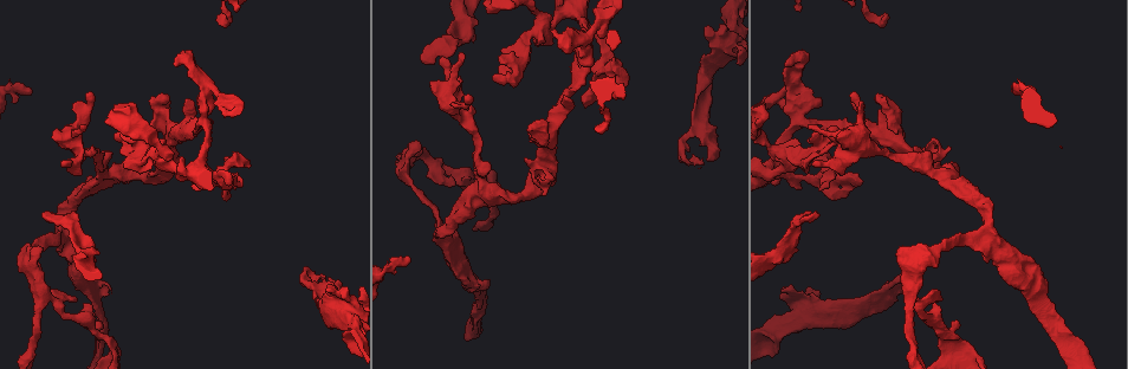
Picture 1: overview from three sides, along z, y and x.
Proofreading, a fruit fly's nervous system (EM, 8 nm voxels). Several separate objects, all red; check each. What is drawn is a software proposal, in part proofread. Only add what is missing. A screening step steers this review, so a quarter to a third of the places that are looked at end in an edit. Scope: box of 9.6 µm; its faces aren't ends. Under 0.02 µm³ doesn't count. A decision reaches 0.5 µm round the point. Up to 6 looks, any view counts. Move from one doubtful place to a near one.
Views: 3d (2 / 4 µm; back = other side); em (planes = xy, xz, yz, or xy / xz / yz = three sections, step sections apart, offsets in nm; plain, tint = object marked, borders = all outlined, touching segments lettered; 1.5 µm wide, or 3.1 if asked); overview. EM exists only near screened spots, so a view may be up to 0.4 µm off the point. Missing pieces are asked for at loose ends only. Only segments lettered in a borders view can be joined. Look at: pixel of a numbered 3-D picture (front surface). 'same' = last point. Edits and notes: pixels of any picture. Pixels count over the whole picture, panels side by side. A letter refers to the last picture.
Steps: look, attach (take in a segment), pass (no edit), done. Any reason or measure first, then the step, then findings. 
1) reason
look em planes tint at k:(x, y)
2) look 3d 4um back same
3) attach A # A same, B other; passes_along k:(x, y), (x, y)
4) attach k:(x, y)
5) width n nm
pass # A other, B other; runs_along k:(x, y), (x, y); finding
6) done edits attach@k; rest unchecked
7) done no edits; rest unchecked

an open end
look 3d 4um at 1:(218, 17)

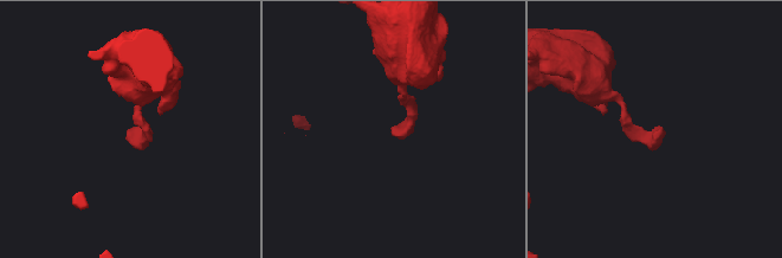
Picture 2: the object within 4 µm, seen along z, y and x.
look em xz step 4 tint at 2:(657, 128)

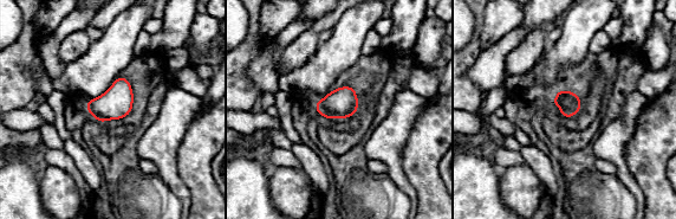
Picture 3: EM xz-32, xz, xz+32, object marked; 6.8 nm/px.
see the neighbours
look em xz step 4 borders same

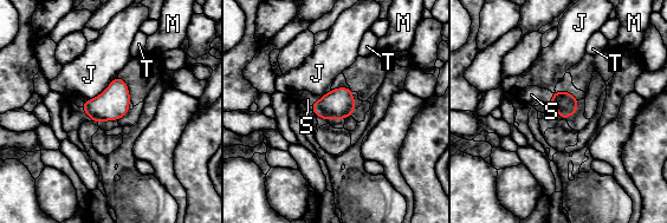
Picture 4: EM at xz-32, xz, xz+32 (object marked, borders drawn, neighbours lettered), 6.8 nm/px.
pass # J other, M other, S other, T other; border 4:(112, 80), (97, 96), (85, 102); none of them fits

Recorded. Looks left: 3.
an open end
look 3d 2um at 1:(831, 172)

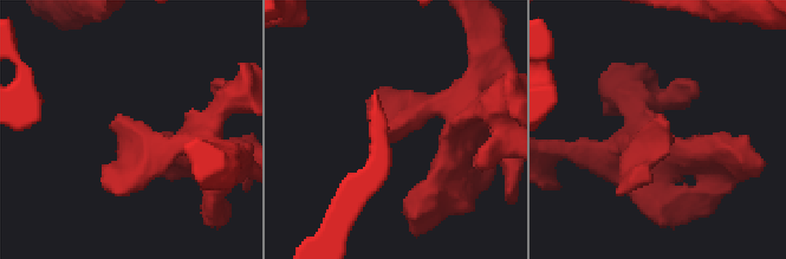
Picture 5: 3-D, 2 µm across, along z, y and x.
look em planes borders at 5:(668, 128)

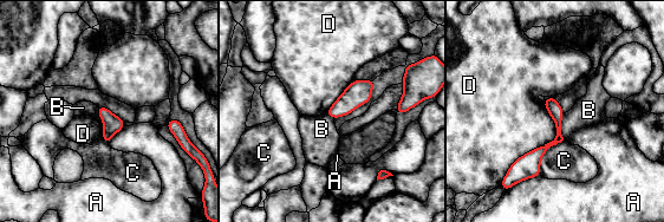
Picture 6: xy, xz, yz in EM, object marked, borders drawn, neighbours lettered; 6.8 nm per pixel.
longest_contact D 550 nm
pass # A other, B other, C other, D other; border 6:(564, 113), (561, 122), (562, 137); none of them fits

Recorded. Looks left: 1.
free end
look em planes borders at 1:(330, 278)

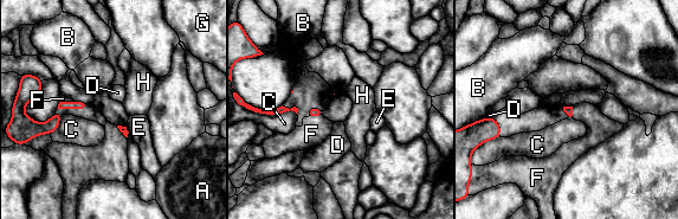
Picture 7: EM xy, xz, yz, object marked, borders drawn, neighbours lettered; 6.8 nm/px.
attach F # A other, B other, C other, D other, E other, F same, G other, H other; the neuron continues

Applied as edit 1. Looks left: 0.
done edits attach@7; rest unchecked

